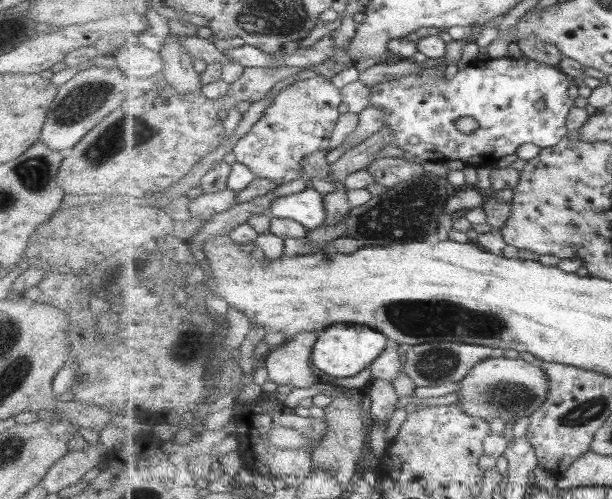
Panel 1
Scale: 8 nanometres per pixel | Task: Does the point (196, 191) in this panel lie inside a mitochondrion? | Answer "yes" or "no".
no

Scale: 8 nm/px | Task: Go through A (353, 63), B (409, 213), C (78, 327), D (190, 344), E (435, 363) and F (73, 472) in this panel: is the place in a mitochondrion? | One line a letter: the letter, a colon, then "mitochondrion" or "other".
A: other
B: mitochondrion
C: other
D: mitochondrion
E: mitochondrion
F: other

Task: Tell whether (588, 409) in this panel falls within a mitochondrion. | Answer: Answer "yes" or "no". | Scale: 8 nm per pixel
yes

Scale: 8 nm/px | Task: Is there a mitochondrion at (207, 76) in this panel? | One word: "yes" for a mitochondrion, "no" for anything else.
no

